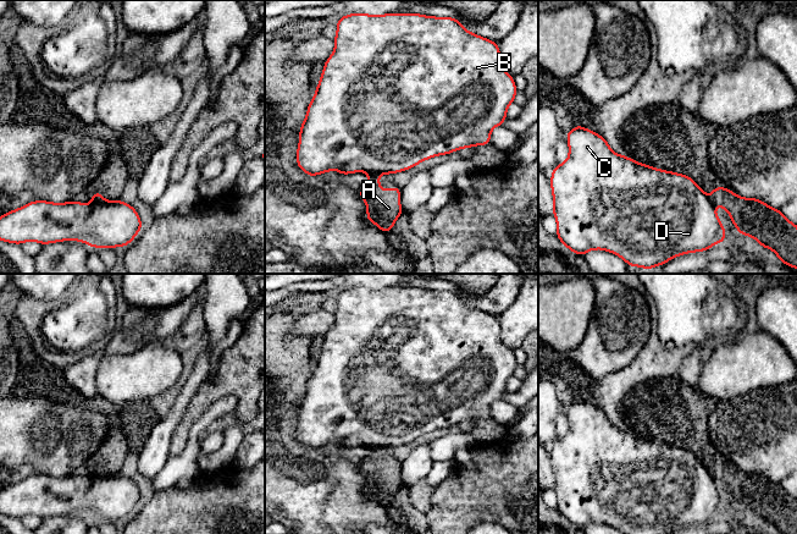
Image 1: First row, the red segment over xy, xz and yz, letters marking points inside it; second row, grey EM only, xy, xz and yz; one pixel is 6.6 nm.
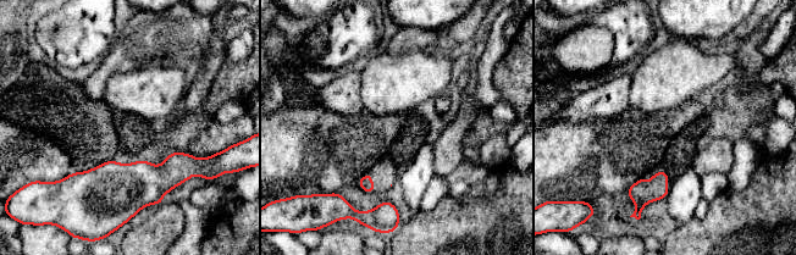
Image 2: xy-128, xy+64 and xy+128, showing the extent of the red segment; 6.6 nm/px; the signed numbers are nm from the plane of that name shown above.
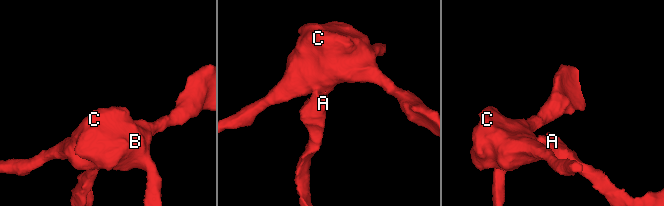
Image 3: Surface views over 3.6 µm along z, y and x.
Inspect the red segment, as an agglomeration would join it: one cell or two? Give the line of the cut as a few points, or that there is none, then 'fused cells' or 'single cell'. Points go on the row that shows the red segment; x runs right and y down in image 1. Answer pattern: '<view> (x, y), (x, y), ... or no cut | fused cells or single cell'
xy (93, 199), (105, 201) | fused cells

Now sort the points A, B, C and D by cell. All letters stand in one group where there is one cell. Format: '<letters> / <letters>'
A / B C D

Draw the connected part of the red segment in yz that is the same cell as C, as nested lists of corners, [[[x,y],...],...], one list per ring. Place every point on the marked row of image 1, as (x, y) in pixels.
[[[576,125],[569,133],[569,158],[552,171],[553,215],[557,220],[555,235],[560,243],[577,255],[603,249],[621,259],[629,266],[646,268],[664,265],[675,257],[704,252],[726,240],[723,222],[714,205],[693,178],[641,164],[611,150],[598,133]]]

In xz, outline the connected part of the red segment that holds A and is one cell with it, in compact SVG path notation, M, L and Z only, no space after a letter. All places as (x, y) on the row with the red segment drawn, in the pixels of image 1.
M369 175L369 182L361 187L359 196L367 207L365 219L388 235L397 219L403 214L399 202L402 188L394 185L393 189L381 189L378 175Z

